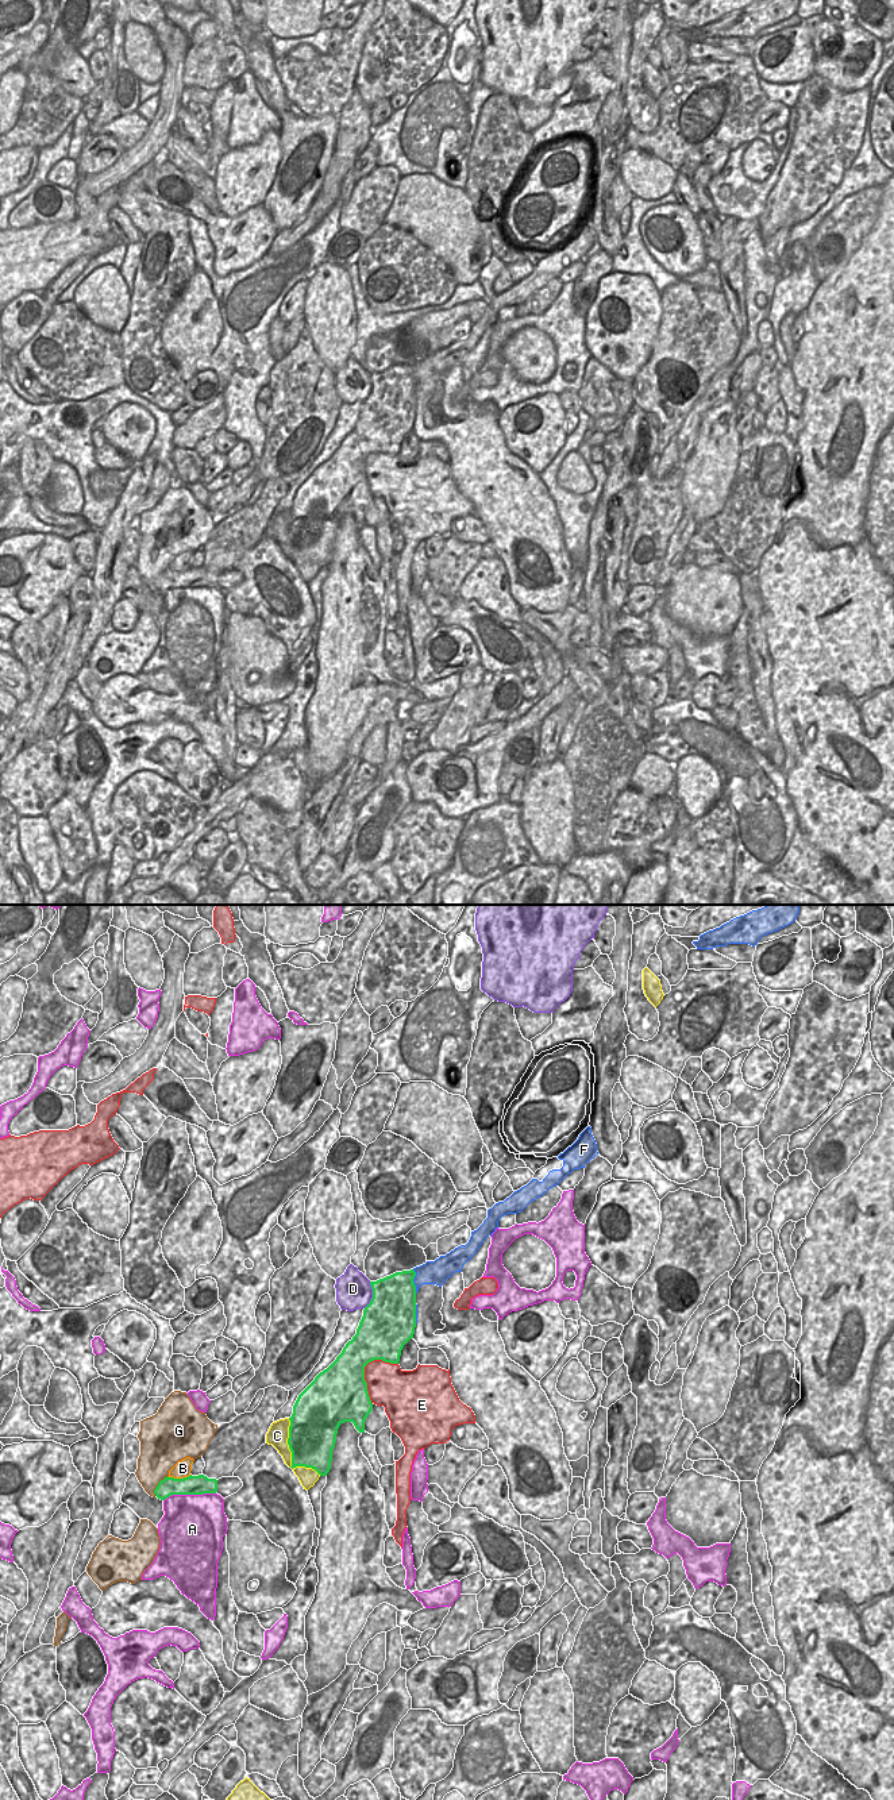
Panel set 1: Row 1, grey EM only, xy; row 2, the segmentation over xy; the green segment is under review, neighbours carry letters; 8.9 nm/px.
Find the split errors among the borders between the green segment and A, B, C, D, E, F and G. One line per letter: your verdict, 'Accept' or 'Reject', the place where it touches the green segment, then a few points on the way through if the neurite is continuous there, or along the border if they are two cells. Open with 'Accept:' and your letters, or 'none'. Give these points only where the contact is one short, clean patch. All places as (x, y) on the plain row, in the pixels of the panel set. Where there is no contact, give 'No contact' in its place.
Accept: F
A: Reject. Touches green at xy (189, 586)
B: Reject. Touches green at xy (178, 571)
C: Reject. Touches green at xy (292, 548)
D: Reject. Touches green at xy (373, 388). Boundary: xy (370, 374), (372, 392), (363, 400)
E: Reject. Touches green at xy (363, 462)
F: Accept. Touches green at xy (412, 374)
G: Reject. Touches green at xy (158, 577)

